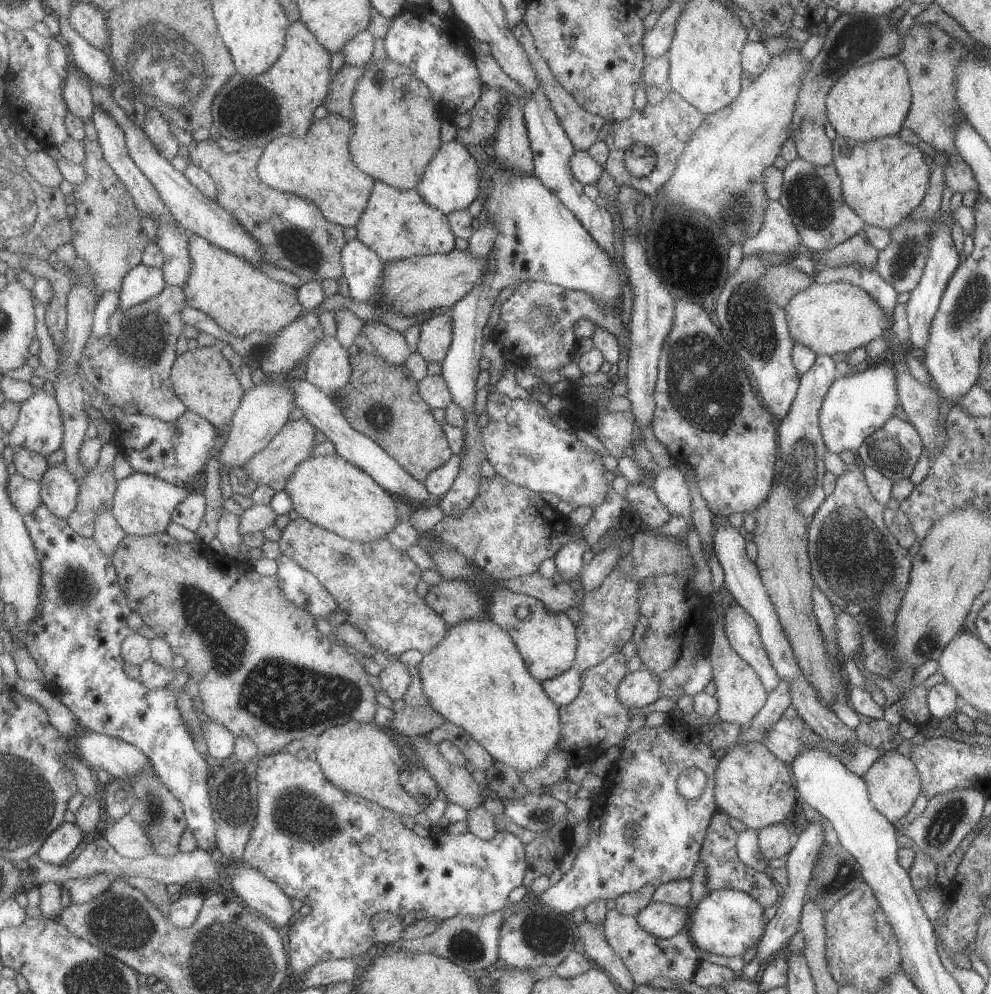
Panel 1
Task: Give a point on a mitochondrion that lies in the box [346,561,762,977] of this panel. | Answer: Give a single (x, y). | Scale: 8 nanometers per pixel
(542, 935)

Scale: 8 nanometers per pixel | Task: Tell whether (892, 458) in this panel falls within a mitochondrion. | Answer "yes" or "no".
yes

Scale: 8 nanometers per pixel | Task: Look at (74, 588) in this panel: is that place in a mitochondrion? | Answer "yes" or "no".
yes

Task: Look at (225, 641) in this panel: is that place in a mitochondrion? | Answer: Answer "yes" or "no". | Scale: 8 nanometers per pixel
yes

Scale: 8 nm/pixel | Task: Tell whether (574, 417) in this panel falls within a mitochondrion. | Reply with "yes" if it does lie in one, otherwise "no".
no

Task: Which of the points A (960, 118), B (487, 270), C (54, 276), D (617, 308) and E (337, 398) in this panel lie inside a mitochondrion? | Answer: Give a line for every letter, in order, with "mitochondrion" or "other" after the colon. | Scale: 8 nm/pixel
A: other
B: other
C: other
D: other
E: other

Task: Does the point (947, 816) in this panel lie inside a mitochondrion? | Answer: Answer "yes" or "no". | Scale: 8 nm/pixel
yes

